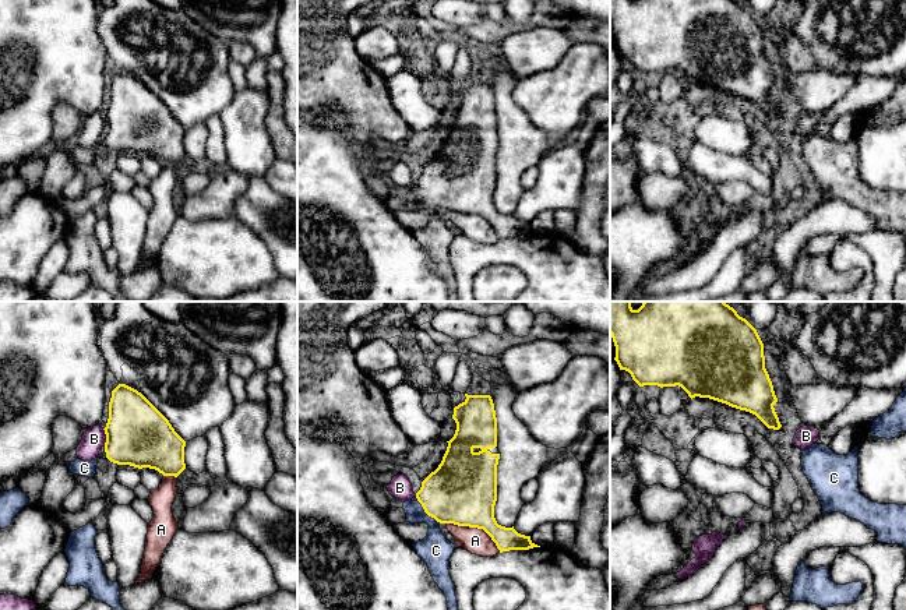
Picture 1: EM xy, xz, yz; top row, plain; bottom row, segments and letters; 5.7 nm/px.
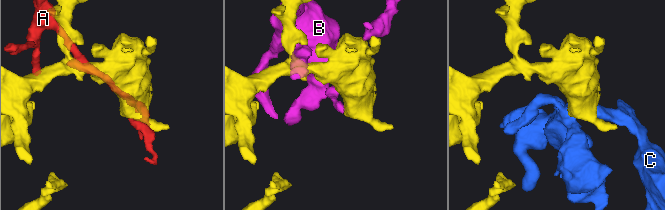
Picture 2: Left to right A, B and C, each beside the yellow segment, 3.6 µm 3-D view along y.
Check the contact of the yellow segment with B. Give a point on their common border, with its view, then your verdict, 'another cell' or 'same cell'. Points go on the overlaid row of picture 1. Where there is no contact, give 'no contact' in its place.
meets yellow in xy at (106, 437); another cell

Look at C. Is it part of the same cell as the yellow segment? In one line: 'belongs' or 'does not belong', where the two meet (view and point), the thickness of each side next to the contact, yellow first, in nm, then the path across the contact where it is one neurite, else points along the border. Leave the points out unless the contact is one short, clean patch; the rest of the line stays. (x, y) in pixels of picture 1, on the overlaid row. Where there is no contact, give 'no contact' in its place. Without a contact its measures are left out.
belongs | xz (425, 511) | 400/180 nm | across xz (462, 490), (425, 511), (433, 519), (436, 550)

